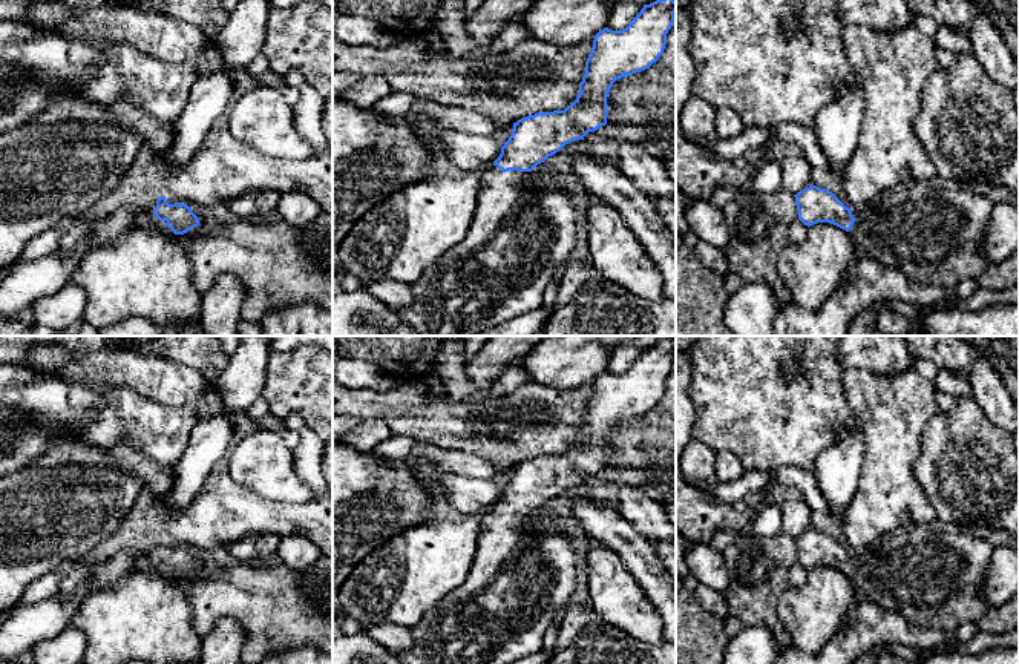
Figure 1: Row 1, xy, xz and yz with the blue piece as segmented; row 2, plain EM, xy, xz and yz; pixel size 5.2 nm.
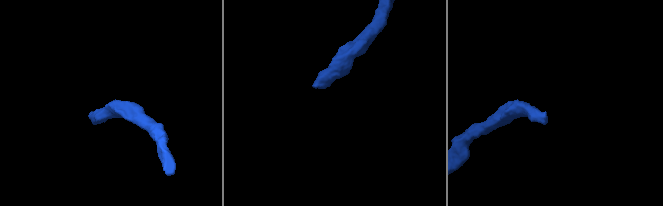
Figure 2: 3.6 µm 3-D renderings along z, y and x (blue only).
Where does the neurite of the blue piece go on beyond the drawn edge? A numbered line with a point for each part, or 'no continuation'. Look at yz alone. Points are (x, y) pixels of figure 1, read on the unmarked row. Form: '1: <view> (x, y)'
1: yz (932, 575)

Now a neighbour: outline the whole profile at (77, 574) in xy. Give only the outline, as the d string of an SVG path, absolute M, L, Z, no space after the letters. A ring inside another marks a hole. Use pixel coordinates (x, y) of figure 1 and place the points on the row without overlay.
M75 561L63 569L60 569L61 580L58 586L58 595L69 600L75 595L80 586L92 586L95 577L97 563L81 563Z

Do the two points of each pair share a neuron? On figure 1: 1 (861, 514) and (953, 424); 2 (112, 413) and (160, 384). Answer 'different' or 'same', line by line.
1: different
2: different

